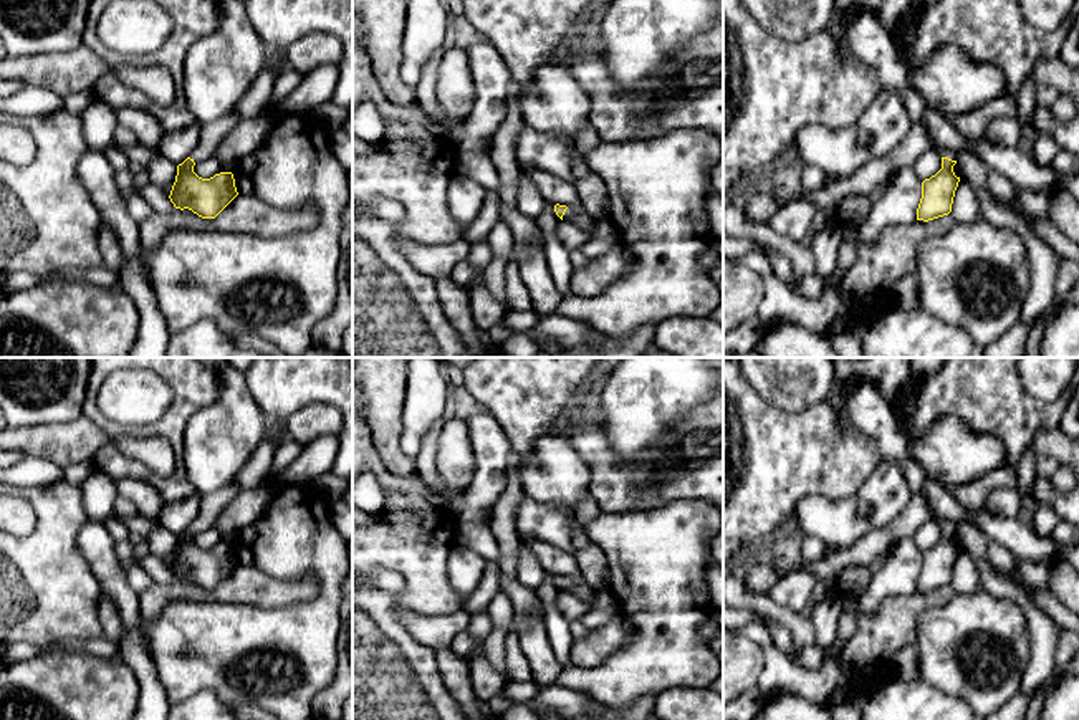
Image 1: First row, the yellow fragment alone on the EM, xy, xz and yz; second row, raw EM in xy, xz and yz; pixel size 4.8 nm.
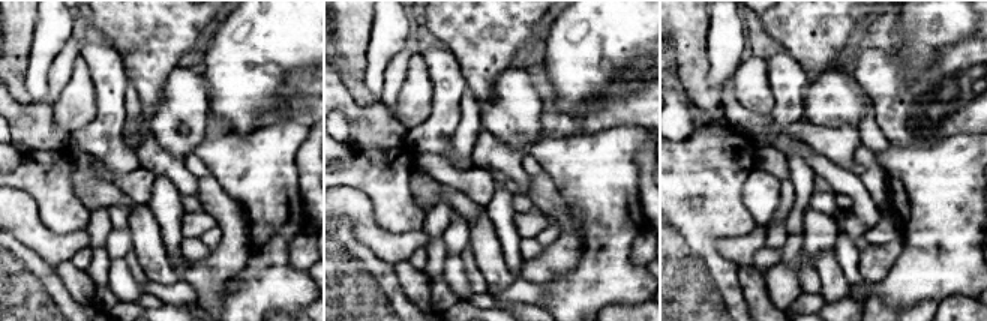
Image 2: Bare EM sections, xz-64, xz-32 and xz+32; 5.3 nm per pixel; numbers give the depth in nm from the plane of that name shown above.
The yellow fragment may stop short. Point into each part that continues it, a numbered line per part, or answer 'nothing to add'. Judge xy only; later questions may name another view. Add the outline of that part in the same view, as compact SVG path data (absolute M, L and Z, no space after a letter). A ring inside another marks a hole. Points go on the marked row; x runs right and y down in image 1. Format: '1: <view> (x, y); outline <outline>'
1: xy (214, 133); outline M232 109L227 113L223 118L202 124L200 136L199 136L199 144L197 147L190 152L190 159L194 162L199 162L202 159L207 159L215 154L215 149L218 144L227 137L227 134L235 127L238 122L237 111Z

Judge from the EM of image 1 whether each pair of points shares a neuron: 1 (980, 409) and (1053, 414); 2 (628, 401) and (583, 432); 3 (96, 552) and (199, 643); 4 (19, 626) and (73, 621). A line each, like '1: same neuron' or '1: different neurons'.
1: same neuron
2: different neurons
3: different neurons
4: same neuron

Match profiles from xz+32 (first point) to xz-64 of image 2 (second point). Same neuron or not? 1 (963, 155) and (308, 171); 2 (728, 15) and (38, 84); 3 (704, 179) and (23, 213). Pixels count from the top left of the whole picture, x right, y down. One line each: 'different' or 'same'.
1: different
2: same
3: different

